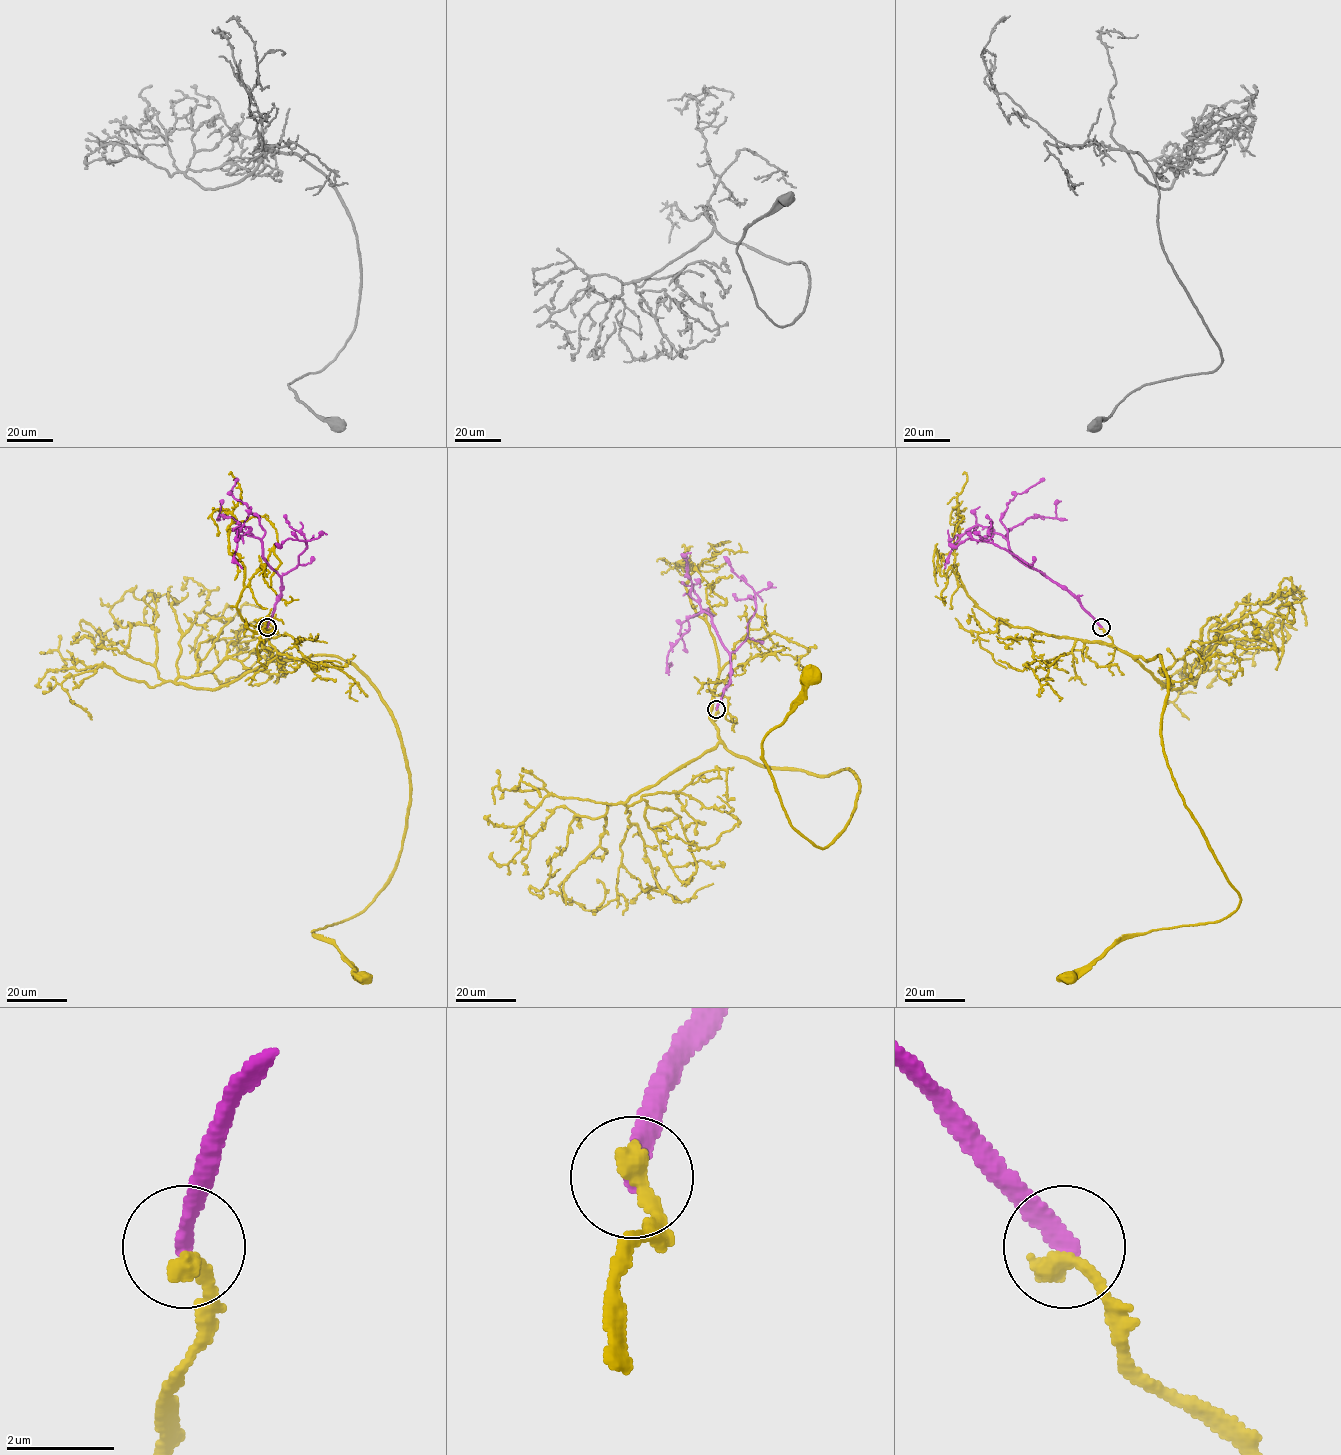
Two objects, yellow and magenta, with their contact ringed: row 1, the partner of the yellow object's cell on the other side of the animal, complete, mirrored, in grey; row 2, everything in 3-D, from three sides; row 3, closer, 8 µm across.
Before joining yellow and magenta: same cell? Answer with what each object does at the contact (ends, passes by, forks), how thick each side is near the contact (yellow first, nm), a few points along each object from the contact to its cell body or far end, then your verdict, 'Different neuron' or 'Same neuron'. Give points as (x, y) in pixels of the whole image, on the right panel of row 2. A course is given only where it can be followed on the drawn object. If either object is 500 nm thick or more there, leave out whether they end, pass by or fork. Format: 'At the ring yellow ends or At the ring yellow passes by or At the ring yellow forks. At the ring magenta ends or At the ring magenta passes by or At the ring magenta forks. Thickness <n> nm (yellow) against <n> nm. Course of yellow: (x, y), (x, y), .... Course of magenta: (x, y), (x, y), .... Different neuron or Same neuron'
At the ring yellow ends. At the ring magenta ends. Thickness 400 nm (yellow) against 320 nm. Course of yellow: (1101, 627), (1119, 649), (1160, 655), (1167, 765), (1240, 903), (1216, 921), (1125, 934), (1069, 978). Course of magenta: (1101, 627), (1063, 587), (1019, 561), (1004, 537), (1029, 517), (1055, 517), (1056, 504), (1061, 501). Different neuron

